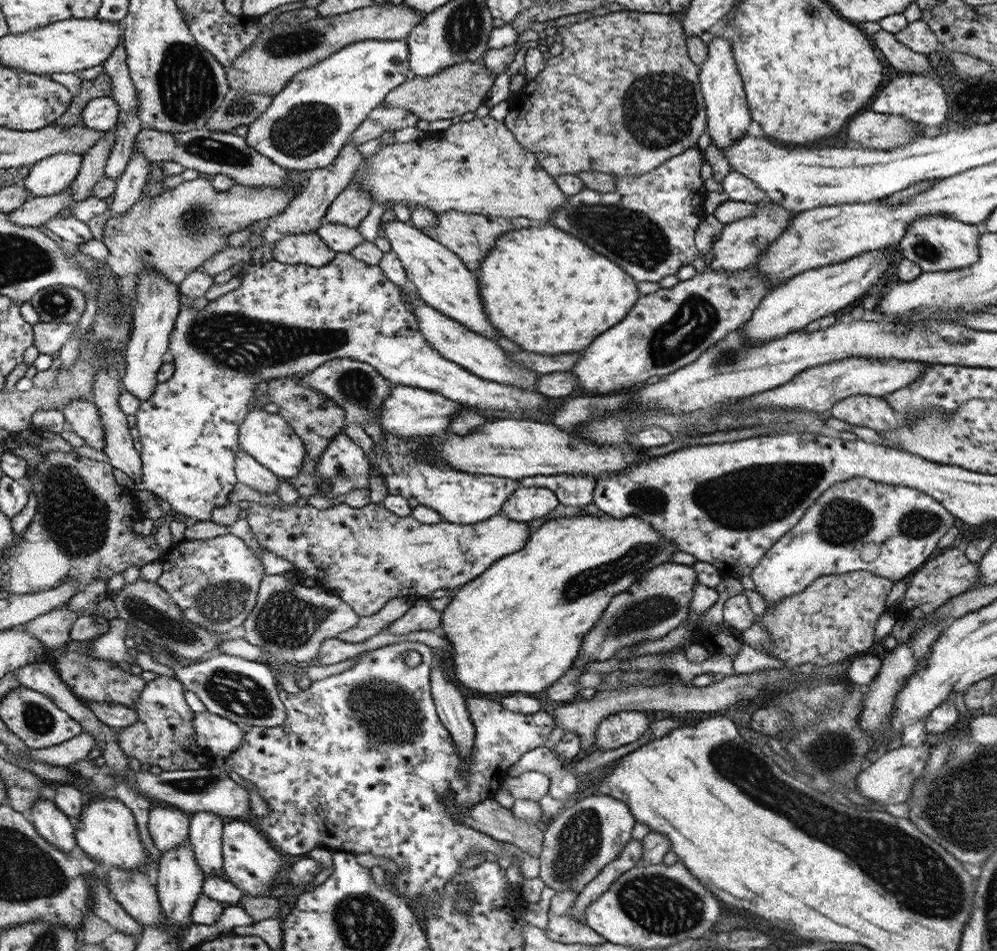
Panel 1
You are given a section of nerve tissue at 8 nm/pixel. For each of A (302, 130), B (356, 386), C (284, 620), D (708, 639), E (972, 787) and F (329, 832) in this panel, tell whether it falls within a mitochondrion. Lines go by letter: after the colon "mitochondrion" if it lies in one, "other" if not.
A: mitochondrion
B: mitochondrion
C: mitochondrion
D: other
E: mitochondrion
F: other

